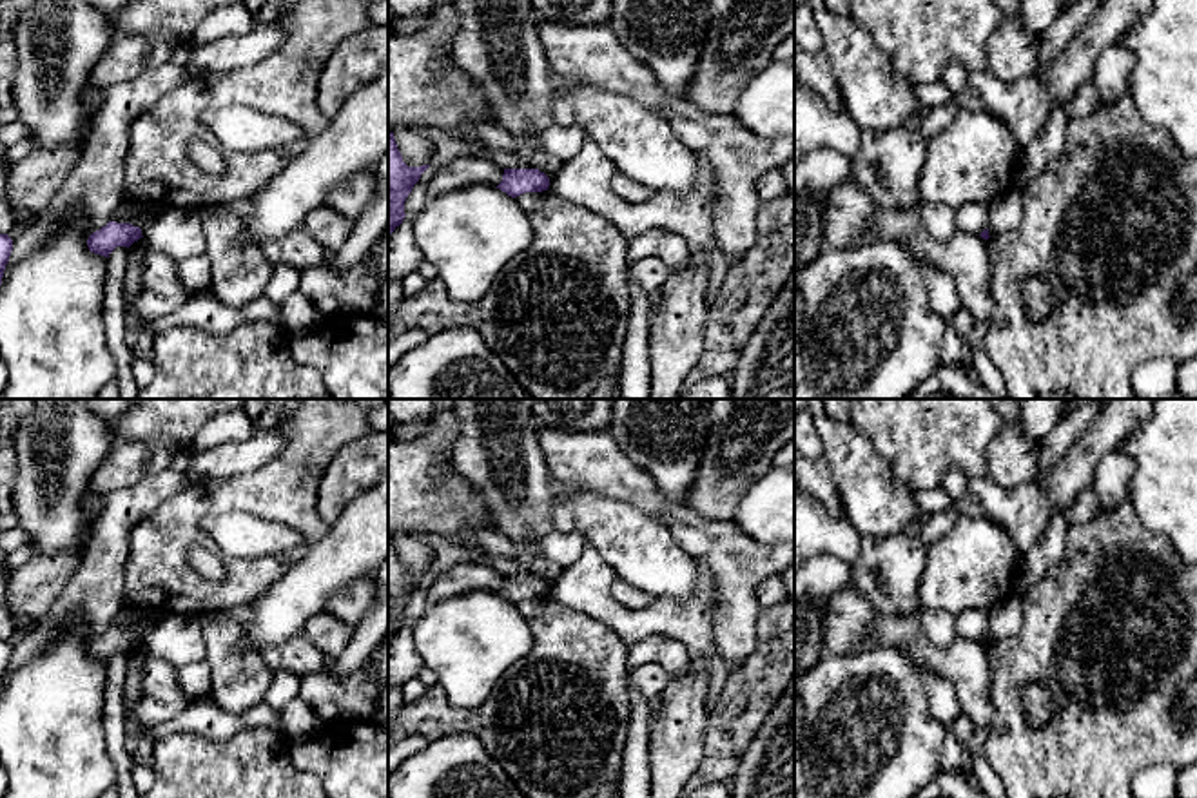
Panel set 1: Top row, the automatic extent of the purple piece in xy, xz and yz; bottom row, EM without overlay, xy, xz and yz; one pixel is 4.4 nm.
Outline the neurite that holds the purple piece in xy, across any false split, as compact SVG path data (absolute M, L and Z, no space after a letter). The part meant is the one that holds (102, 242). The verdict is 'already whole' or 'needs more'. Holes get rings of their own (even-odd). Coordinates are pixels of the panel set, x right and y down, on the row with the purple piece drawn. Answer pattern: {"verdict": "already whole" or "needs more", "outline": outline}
{"verdict": "already whole", "outline": "M109 221L100 230L92 232L87 239L91 252L109 258L116 247L131 247L141 236L141 229L131 223Z"}

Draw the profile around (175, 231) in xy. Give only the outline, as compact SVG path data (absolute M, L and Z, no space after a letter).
M158 207L154 218L141 229L141 236L176 263L205 250L205 236L198 209Z

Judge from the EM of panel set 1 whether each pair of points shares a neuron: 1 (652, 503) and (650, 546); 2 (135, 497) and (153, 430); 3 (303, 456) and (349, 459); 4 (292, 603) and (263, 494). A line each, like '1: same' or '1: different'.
1: different
2: different
3: different
4: different

